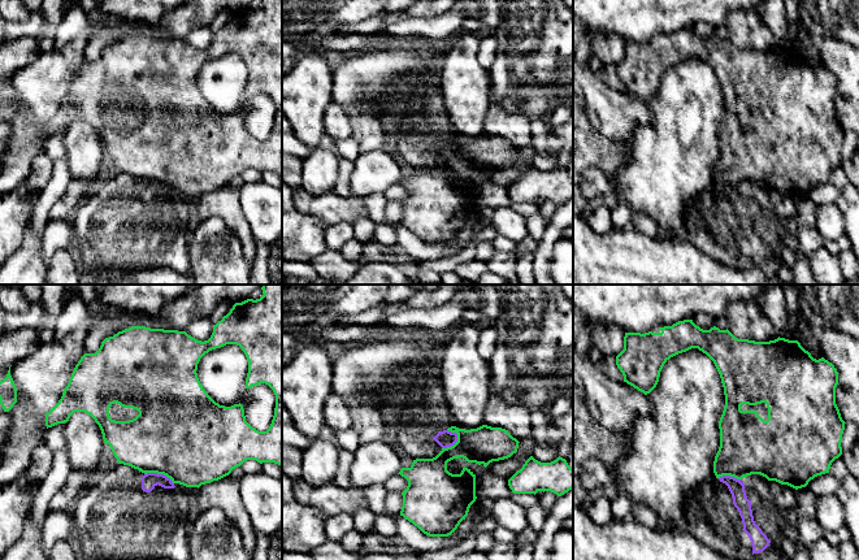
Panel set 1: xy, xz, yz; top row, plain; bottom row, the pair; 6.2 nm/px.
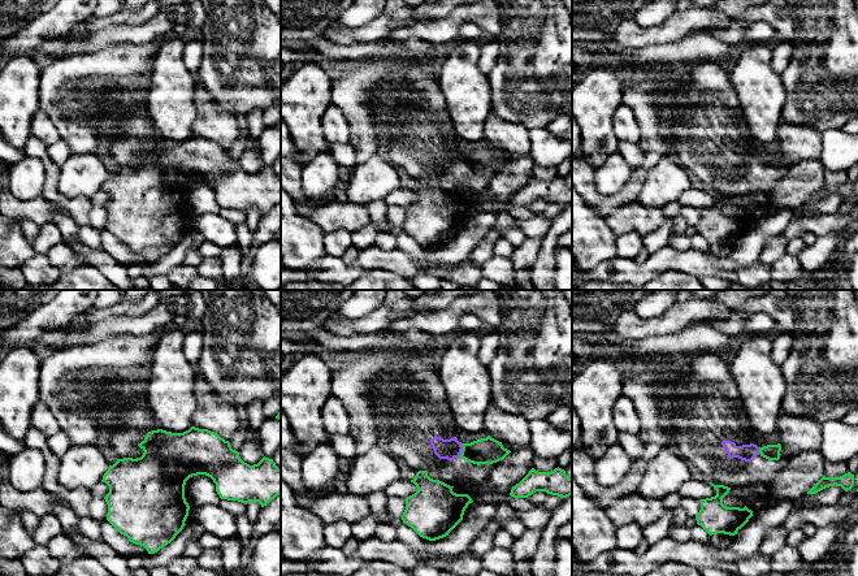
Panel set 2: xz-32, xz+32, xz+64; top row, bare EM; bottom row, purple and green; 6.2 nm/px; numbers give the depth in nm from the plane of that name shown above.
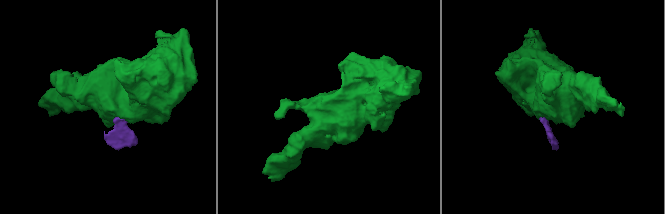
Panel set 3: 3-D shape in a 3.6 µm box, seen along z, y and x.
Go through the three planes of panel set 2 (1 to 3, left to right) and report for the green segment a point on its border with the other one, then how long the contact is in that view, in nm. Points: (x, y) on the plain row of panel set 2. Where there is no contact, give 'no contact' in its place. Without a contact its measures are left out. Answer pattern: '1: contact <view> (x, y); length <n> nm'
1: no contact
2: contact xz+32 (462, 157); length 90 nm
3: contact xz+64 (758, 159); length 40 nm

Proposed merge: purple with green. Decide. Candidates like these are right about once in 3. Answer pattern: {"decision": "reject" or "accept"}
{"decision": "reject"}

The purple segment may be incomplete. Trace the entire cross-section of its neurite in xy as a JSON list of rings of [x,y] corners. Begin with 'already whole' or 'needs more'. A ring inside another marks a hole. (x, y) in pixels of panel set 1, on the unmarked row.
already whole | [[[147,182],[142,186],[142,199],[146,201],[151,201],[156,195],[161,195],[164,197],[174,197],[174,192],[170,187],[164,183],[157,182]]]

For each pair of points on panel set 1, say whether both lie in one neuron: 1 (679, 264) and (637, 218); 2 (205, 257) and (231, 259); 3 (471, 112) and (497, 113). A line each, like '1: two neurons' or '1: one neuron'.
1: two neurons
2: one neuron
3: two neurons

